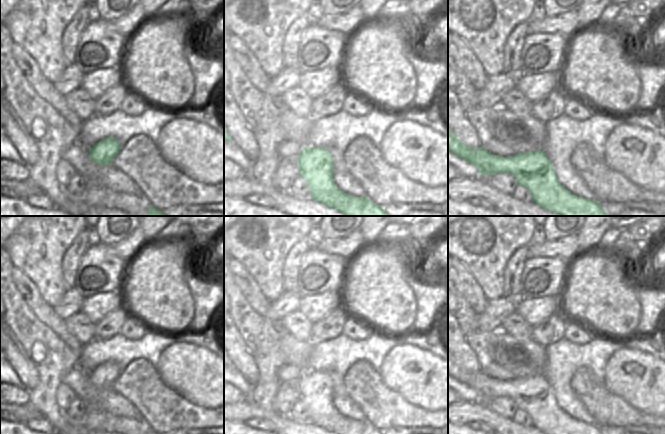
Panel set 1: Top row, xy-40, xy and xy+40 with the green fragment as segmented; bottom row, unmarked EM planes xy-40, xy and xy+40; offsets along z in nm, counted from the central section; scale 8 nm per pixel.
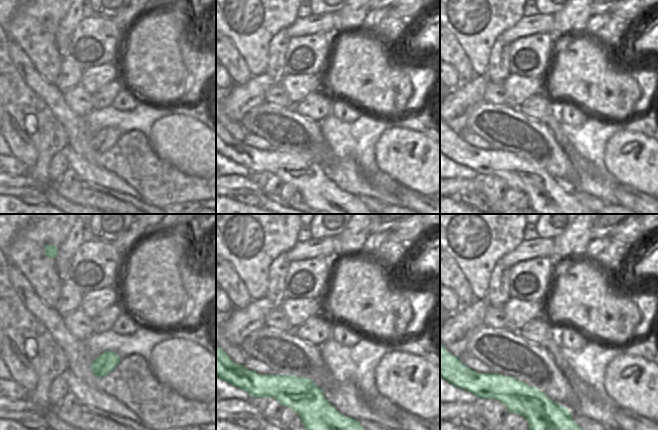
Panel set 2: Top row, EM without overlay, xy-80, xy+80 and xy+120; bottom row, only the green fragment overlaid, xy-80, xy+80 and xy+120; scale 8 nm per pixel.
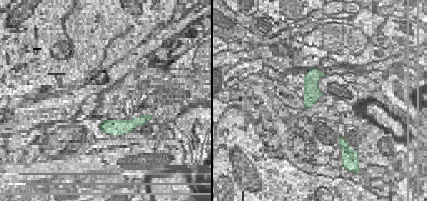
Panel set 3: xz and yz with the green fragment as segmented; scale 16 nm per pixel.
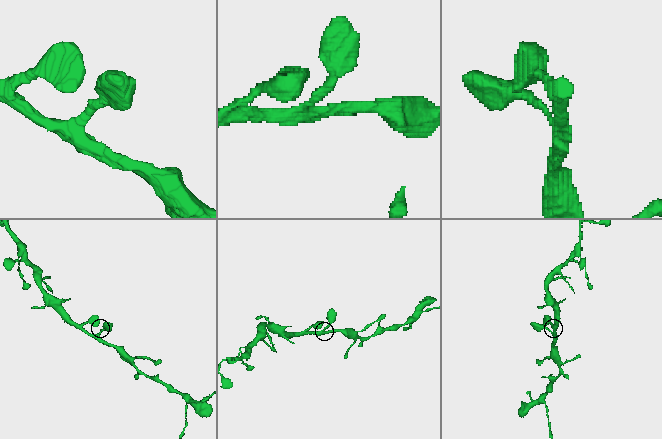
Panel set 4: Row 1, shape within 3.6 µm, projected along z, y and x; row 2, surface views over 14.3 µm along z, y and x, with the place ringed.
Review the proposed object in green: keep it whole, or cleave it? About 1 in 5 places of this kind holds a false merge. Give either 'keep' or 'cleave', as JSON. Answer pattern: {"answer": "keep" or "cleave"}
{"answer": "keep"}

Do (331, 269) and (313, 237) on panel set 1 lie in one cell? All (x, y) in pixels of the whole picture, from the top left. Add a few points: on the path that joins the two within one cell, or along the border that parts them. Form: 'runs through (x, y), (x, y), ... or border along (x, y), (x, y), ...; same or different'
border along (309, 248), (316, 249); different

